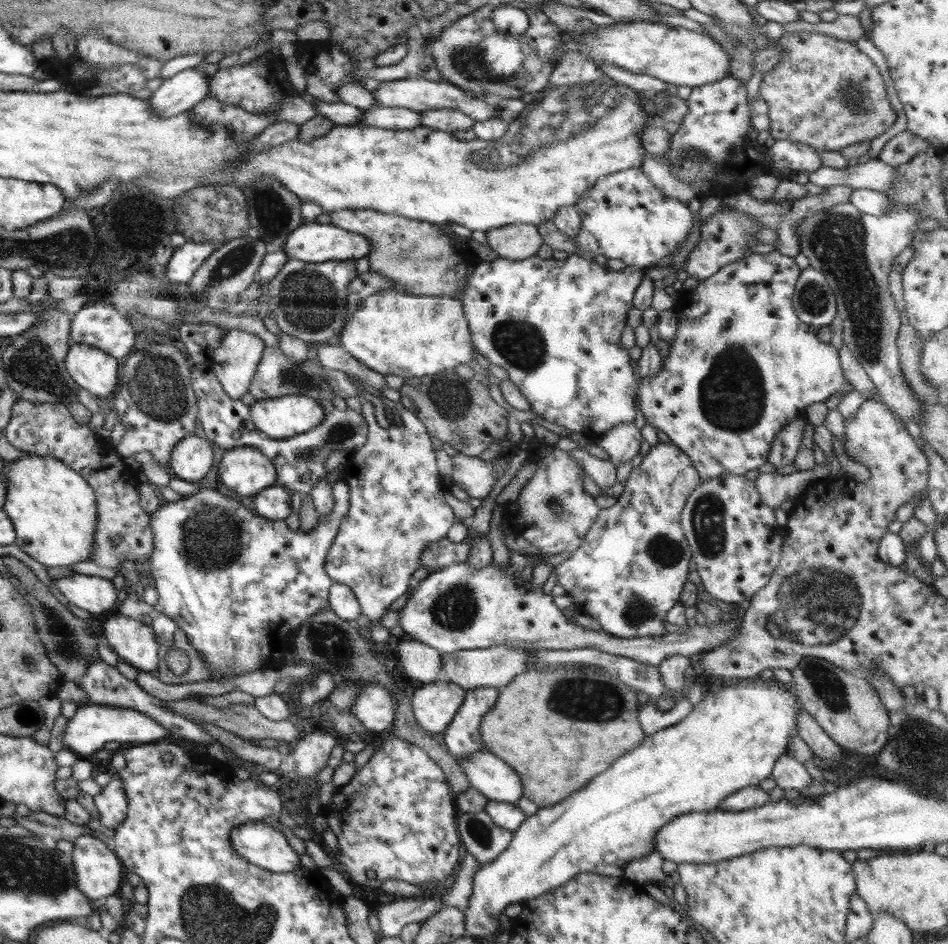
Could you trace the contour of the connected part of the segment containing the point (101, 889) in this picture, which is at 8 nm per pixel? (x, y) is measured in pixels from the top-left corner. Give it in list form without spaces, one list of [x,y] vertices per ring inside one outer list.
[[[92,834],[79,836],[74,842],[72,860],[79,891],[93,901],[103,901],[118,890],[122,864],[104,842]]]

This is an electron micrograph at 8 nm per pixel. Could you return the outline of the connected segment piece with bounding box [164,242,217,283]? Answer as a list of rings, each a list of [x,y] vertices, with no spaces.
[[[204,242],[204,244],[185,243],[174,250],[170,262],[166,265],[164,276],[170,282],[187,283],[194,276],[194,272],[202,265],[202,262],[217,250],[216,246],[217,244],[212,244],[212,242]]]

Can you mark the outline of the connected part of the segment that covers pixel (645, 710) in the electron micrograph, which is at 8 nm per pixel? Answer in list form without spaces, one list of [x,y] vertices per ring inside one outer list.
[[[679,696],[676,706],[666,712],[658,710],[656,705],[648,702],[639,710],[638,723],[644,729],[646,737],[681,722],[692,710],[692,704],[683,696]]]

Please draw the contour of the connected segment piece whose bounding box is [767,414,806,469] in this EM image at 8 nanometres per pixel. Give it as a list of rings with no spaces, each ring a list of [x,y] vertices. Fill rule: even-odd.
[[[802,414],[802,417],[796,417],[775,434],[767,461],[776,469],[794,464],[794,457],[798,454],[798,446],[802,443],[802,436],[804,436],[805,424],[806,417]]]

